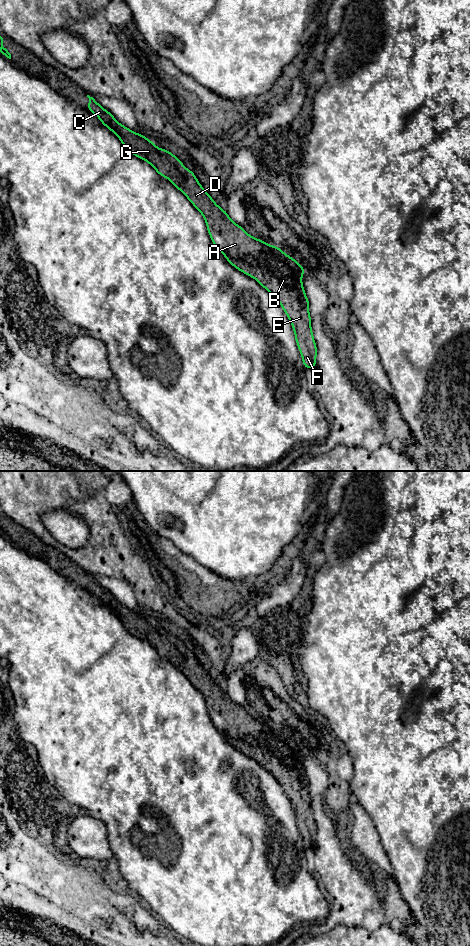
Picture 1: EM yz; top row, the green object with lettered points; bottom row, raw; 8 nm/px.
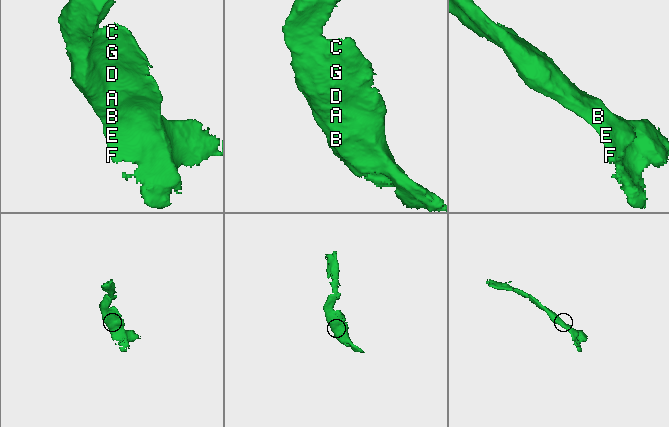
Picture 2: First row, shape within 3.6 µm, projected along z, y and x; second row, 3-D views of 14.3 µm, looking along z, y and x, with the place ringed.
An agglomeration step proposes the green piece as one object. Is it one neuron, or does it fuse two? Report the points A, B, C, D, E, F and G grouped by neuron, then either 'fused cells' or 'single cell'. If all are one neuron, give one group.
A B C D E F G | single cell

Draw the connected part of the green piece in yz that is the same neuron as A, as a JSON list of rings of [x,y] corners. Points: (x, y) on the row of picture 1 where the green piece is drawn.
[[[87,95],[87,97],[89,98],[87,110],[95,114],[99,118],[100,122],[115,134],[121,141],[122,145],[132,155],[146,161],[161,177],[167,178],[175,188],[180,190],[186,196],[186,198],[192,203],[198,212],[202,214],[206,222],[210,239],[212,240],[214,246],[224,255],[226,260],[234,268],[255,279],[279,302],[292,325],[293,332],[295,334],[295,342],[301,354],[305,370],[309,367],[314,370],[316,368],[317,346],[311,327],[311,315],[309,313],[310,302],[306,296],[302,283],[302,276],[307,270],[304,269],[293,257],[288,256],[278,246],[272,246],[266,243],[264,240],[259,240],[254,236],[249,235],[239,224],[234,223],[226,210],[223,210],[219,205],[217,205],[213,198],[202,187],[193,171],[187,169],[174,154],[169,152],[167,149],[158,148],[153,141],[149,140],[142,134],[135,133],[126,126],[120,124],[115,117],[108,110],[104,109],[99,103],[97,103],[93,97],[90,97],[89,95]]]

